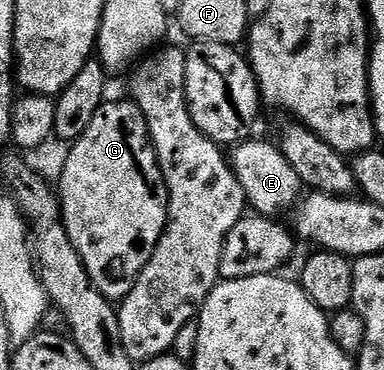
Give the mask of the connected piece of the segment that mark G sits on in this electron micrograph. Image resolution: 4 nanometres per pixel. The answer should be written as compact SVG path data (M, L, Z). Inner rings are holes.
M129 98L123 100L107 99L100 106L100 110L96 110L92 122L88 125L88 130L84 130L84 134L79 140L73 141L69 145L70 153L68 160L64 165L64 172L56 181L56 192L60 197L62 206L62 225L66 228L66 233L73 244L75 250L80 254L80 258L84 262L84 266L90 275L90 281L96 286L96 290L100 290L100 294L104 294L106 299L111 302L121 302L125 300L136 282L140 278L140 274L144 270L144 266L148 266L148 262L152 258L152 254L156 250L156 246L160 242L160 238L166 229L166 219L168 218L168 206L170 205L170 191L164 182L164 174L158 165L158 155L154 149L154 143L150 141L150 131L148 130L148 122L144 118L144 114L140 110L140 106L135 104Z

